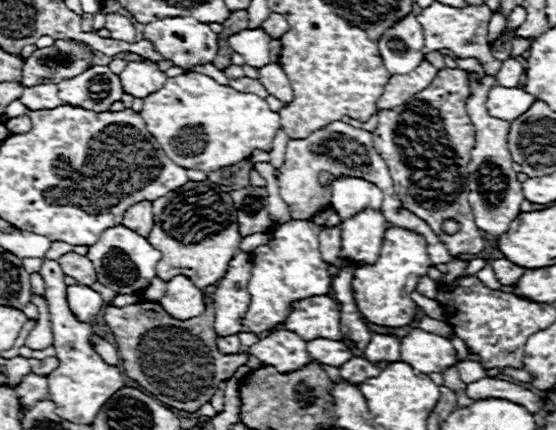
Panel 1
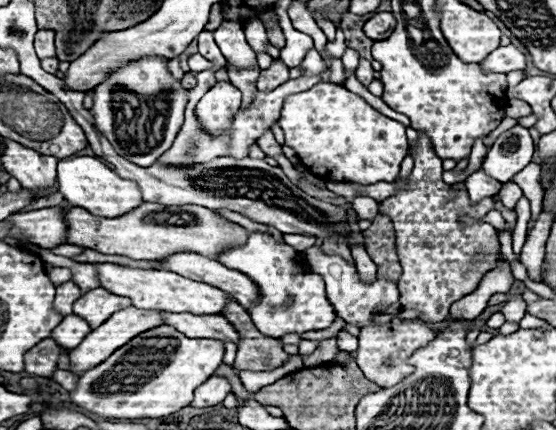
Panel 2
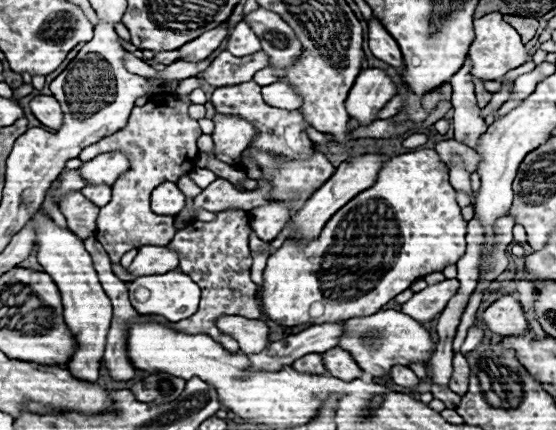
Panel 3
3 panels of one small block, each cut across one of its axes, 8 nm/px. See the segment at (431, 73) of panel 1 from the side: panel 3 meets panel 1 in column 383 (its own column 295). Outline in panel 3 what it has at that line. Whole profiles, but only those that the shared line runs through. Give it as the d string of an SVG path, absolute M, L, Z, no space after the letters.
M274 82L270 86L262 86L262 98L266 104L274 108L284 108L284 110L300 108L300 96L286 82Z

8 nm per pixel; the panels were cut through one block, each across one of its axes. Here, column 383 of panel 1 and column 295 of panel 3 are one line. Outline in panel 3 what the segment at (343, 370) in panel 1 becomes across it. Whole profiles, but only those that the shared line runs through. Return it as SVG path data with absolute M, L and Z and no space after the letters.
M306 354L298 362L294 362L292 366L294 366L294 370L302 370L304 374L326 374L320 354Z

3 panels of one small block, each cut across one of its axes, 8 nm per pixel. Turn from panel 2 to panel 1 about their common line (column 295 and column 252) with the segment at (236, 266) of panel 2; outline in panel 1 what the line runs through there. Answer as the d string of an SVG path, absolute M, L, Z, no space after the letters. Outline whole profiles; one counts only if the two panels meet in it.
M293 219L264 232L268 242L250 252L252 276L248 282L248 292L252 302L242 320L242 332L260 334L270 326L282 324L288 316L288 304L292 300L310 298L312 294L330 294L332 278L328 264L322 260L318 241L322 229L322 225L311 220Z

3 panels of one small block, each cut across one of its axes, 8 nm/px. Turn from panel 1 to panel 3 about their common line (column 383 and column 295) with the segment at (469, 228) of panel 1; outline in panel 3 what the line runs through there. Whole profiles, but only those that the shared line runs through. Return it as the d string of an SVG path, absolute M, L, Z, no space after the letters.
M254 80L242 82L238 86L216 88L212 94L212 104L214 104L216 112L238 114L238 116L250 120L258 128L258 136L252 140L252 146L256 146L260 150L268 150L268 152L274 152L284 158L308 158L310 154L314 154L314 142L306 134L308 124L306 124L302 112L300 110L288 112L288 110L278 110L278 108L268 106L262 100L260 86Z

